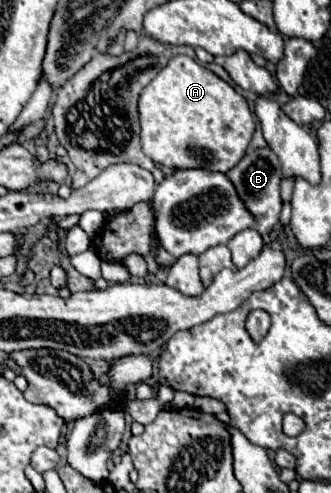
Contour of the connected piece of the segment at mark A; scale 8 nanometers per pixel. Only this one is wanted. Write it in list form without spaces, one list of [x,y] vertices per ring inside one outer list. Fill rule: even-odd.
[[[175,55],[145,87],[139,117],[143,153],[169,169],[227,173],[243,159],[255,133],[255,119],[245,97],[187,55]]]

